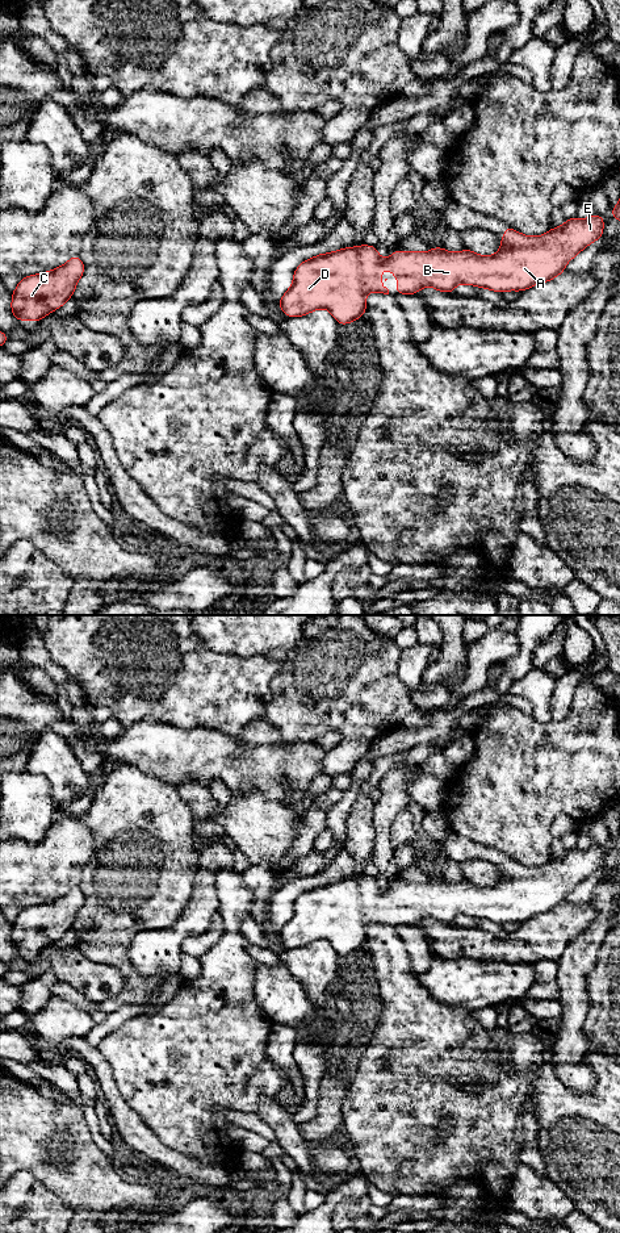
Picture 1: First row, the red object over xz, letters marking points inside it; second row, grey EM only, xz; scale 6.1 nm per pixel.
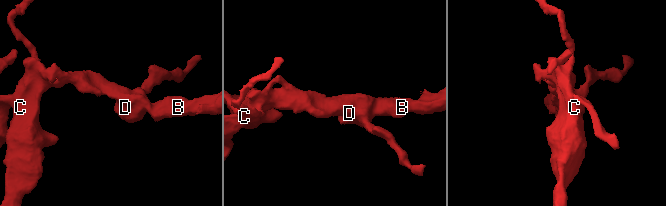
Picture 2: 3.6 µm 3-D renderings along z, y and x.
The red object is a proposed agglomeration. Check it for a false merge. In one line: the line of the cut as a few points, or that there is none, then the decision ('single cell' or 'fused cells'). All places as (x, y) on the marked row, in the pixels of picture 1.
cut none; single cell

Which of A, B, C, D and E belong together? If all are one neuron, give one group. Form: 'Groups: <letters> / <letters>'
Groups: A B C D E

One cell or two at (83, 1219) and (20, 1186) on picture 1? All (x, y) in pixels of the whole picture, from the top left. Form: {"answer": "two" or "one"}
{"answer": "two"}

